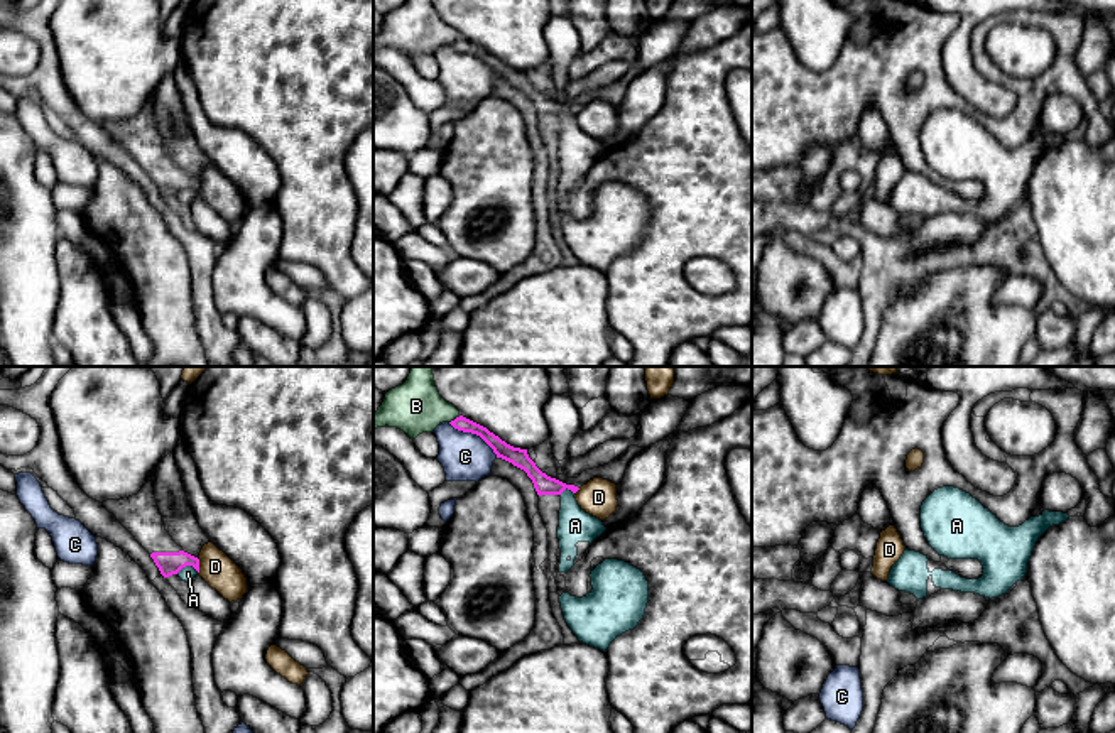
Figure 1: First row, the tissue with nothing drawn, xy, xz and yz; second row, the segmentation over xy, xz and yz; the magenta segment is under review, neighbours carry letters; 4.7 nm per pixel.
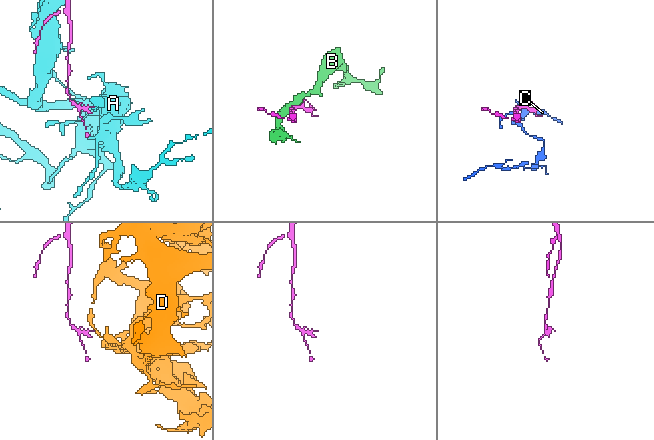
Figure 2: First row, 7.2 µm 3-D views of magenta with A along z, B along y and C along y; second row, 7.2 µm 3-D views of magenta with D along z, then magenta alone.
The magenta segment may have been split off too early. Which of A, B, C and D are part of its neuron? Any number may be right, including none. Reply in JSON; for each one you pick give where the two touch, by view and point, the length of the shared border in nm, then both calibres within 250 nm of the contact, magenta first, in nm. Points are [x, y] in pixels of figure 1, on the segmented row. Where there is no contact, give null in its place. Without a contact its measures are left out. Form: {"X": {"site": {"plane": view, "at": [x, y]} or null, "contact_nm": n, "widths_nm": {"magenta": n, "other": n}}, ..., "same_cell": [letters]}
{"same_cell": []}

